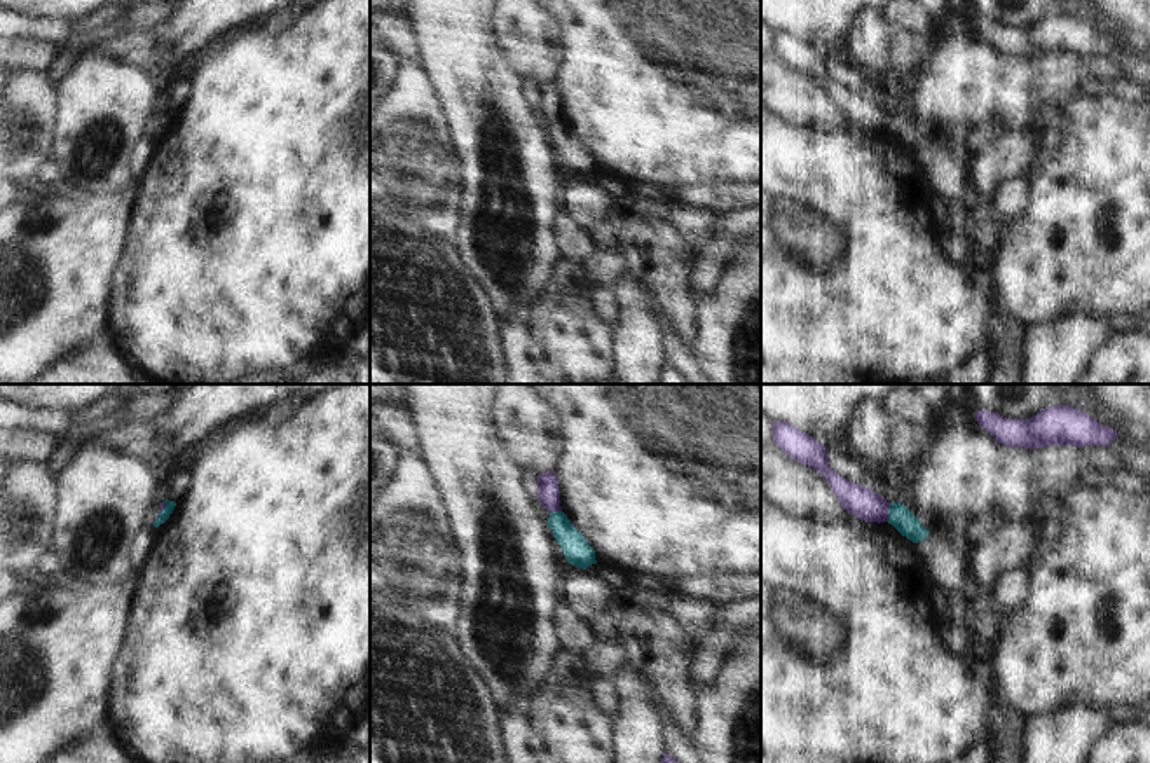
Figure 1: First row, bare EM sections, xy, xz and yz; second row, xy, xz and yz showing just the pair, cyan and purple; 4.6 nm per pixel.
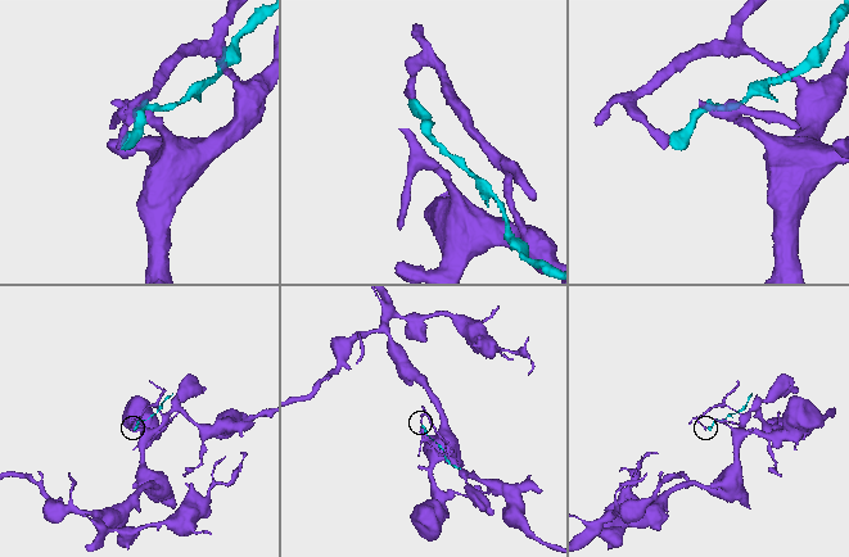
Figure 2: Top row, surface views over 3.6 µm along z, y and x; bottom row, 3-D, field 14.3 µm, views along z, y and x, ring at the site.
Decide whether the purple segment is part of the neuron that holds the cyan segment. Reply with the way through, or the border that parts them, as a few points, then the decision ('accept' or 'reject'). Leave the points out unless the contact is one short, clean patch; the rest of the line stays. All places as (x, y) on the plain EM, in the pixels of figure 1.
reject

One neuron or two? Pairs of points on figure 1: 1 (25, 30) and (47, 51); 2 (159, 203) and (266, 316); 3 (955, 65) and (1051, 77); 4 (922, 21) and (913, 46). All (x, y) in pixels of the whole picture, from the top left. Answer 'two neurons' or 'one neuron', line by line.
1: two neurons
2: one neuron
3: one neuron
4: two neurons

